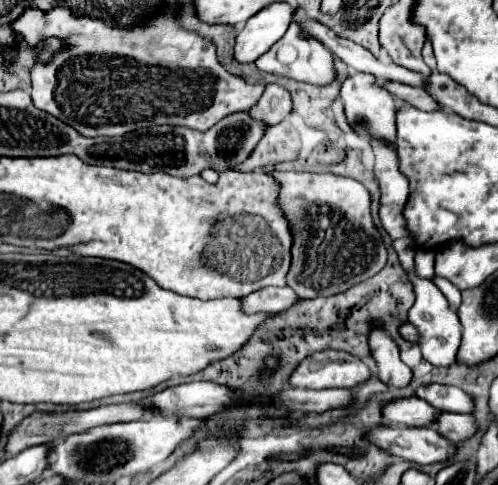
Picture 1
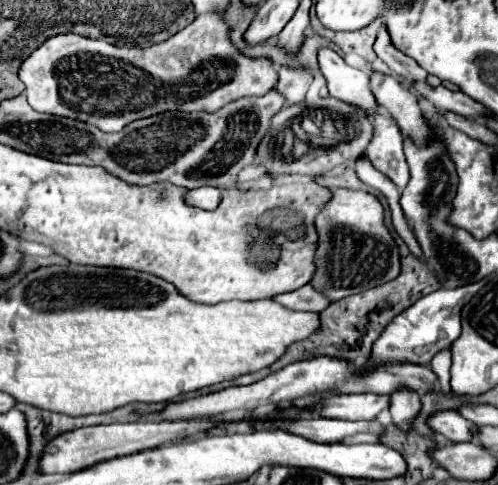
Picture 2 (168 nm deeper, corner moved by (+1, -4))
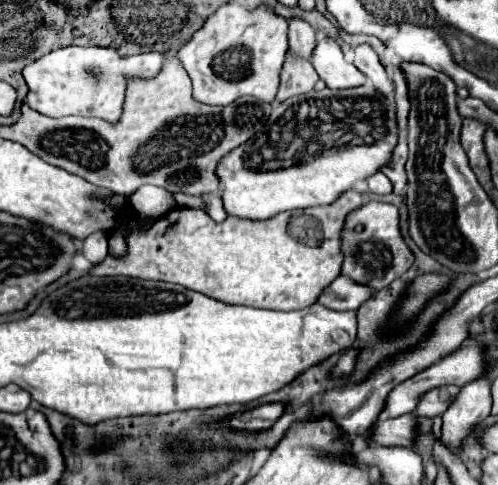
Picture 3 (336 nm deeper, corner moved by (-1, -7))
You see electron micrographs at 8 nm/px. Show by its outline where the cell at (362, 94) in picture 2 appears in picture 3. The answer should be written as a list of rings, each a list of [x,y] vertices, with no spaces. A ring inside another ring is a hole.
[[[332,38],[318,40],[310,62],[316,68],[318,76],[332,90],[354,88],[354,86],[362,86],[366,82],[366,76],[354,64],[344,60],[340,46]]]

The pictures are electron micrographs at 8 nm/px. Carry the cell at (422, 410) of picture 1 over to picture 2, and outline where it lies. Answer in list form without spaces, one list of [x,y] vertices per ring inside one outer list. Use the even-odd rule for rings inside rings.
[[[442,411],[430,417],[430,427],[454,443],[470,443],[476,439],[476,425],[456,411]]]

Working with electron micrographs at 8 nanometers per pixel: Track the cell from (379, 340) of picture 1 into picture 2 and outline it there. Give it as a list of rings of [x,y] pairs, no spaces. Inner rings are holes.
[[[396,391],[390,395],[390,413],[392,413],[392,423],[400,427],[400,431],[410,431],[414,419],[420,413],[420,397],[414,391]]]

